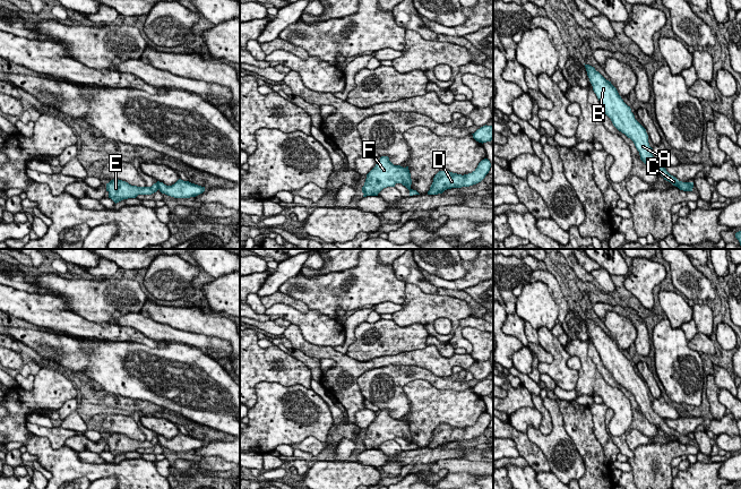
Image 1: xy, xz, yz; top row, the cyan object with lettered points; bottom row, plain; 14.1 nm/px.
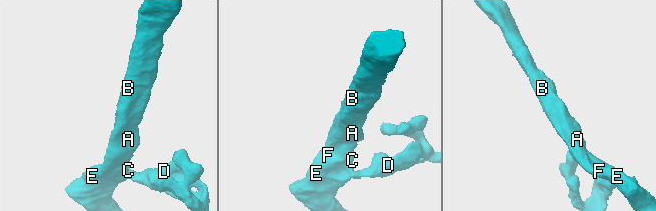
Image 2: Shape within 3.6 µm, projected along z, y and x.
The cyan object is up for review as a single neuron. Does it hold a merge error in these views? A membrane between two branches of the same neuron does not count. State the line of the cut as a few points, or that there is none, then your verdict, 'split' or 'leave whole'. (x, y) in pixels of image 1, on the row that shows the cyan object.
cut xy (156, 182), (158, 188); split

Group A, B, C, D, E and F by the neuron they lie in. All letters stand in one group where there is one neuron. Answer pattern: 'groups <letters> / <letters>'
groups A B C E F / D

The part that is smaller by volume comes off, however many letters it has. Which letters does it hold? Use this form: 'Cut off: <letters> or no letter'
Cut off: D

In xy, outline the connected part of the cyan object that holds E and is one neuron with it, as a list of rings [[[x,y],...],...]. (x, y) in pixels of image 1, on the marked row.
[[[113,179],[106,183],[109,198],[111,198],[115,204],[123,199],[136,198],[138,195],[152,195],[157,190],[157,183],[154,183],[152,187],[137,187],[119,179]]]

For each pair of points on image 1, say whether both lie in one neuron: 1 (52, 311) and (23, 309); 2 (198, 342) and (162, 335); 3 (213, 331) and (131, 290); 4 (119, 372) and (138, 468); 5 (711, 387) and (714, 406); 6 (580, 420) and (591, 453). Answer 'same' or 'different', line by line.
1: same
2: same
3: different
4: different
5: same
6: same

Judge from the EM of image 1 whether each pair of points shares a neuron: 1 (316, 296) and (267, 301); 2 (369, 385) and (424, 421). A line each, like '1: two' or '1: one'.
1: two
2: two

